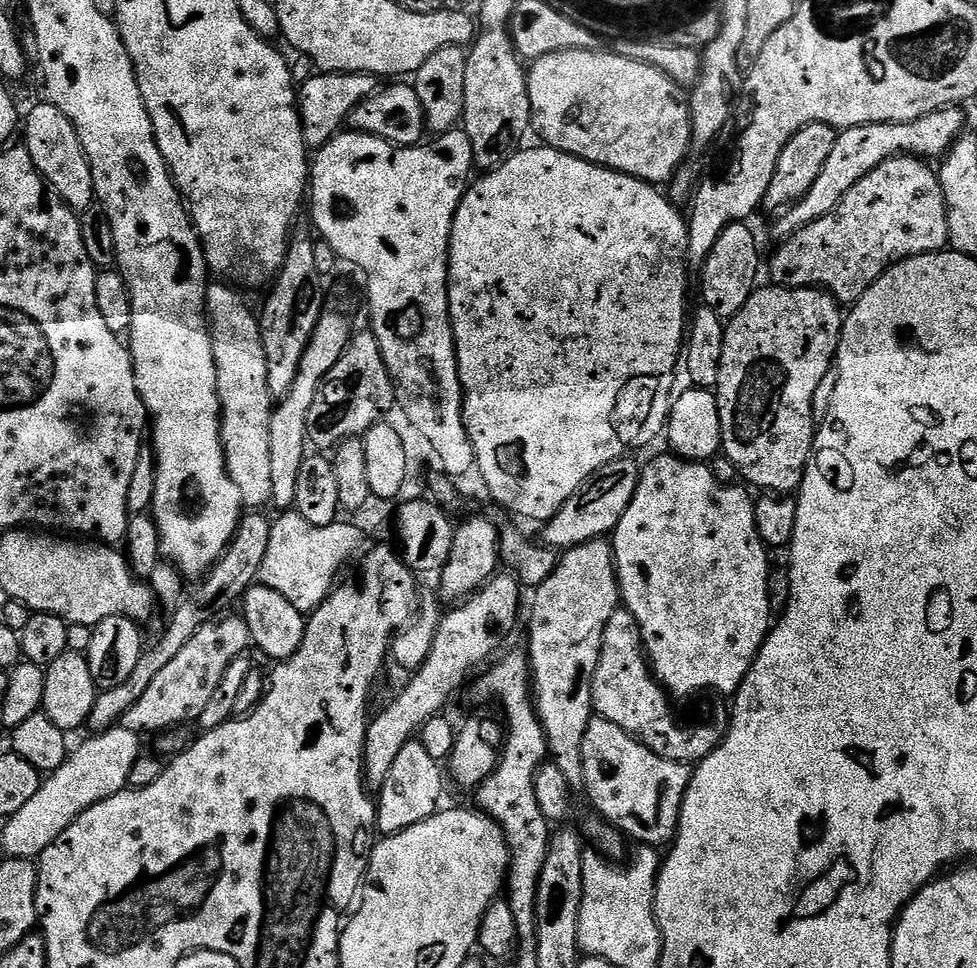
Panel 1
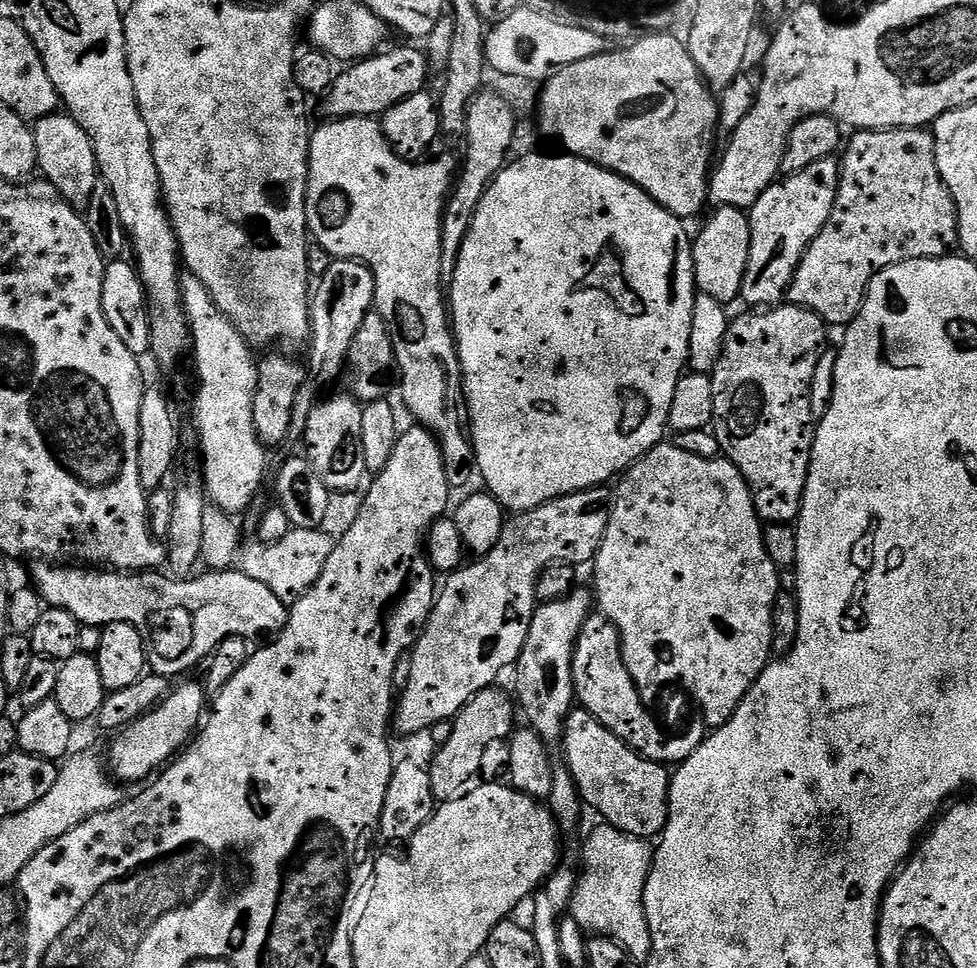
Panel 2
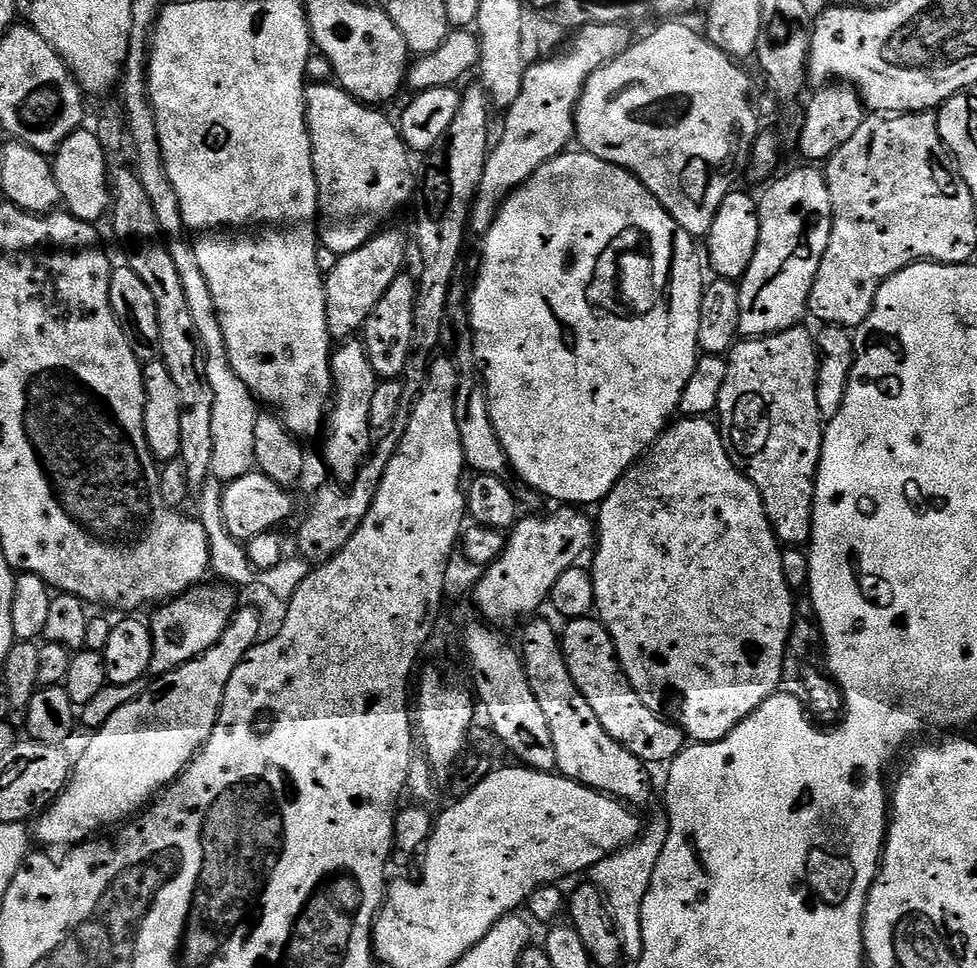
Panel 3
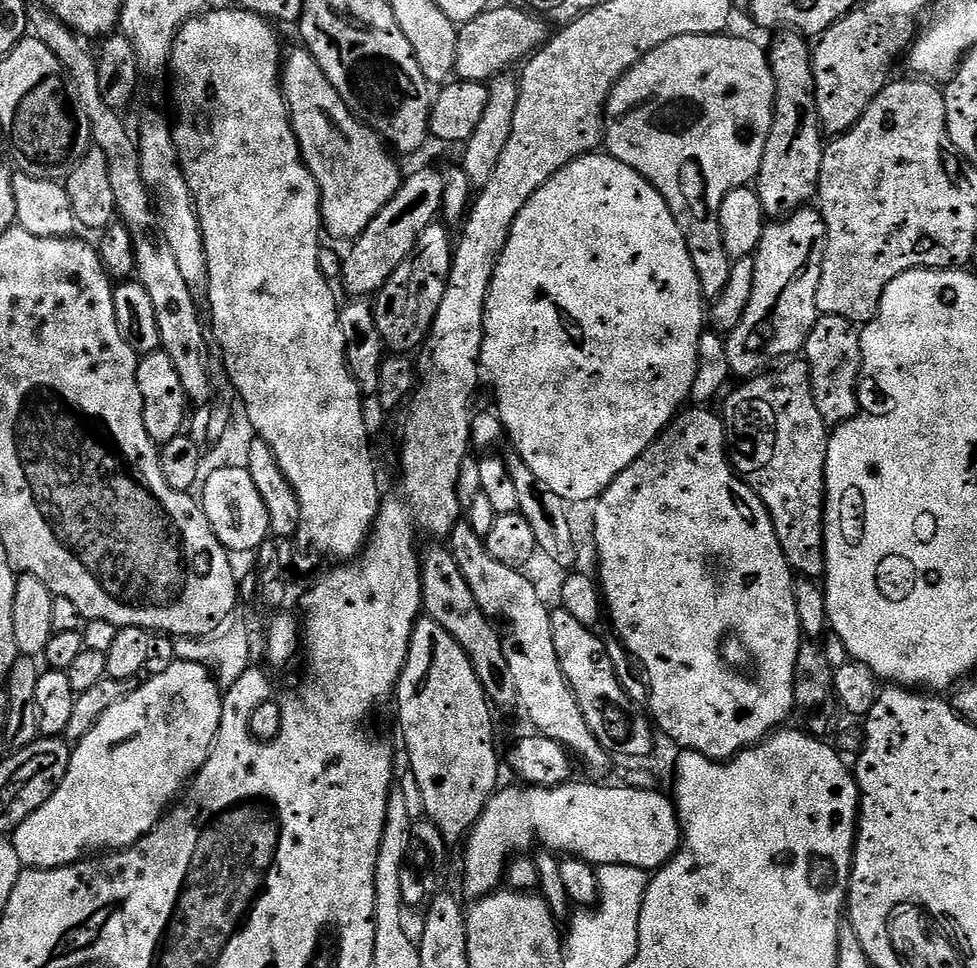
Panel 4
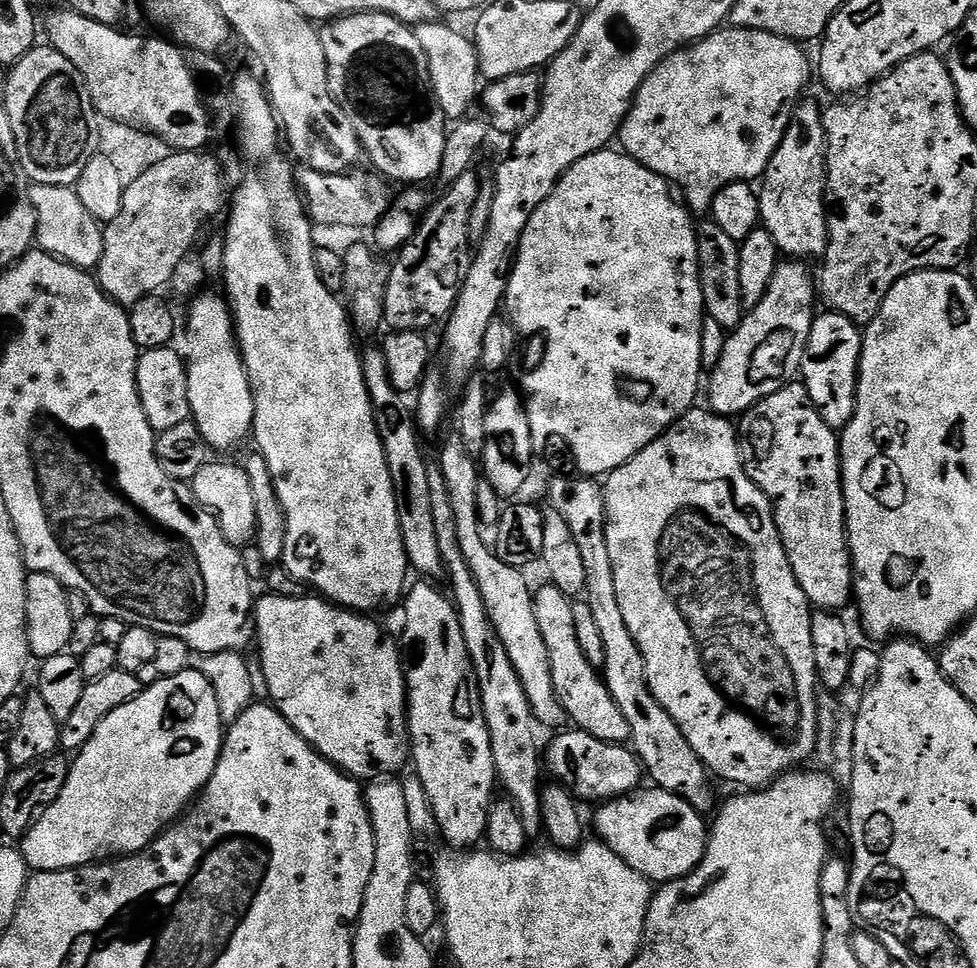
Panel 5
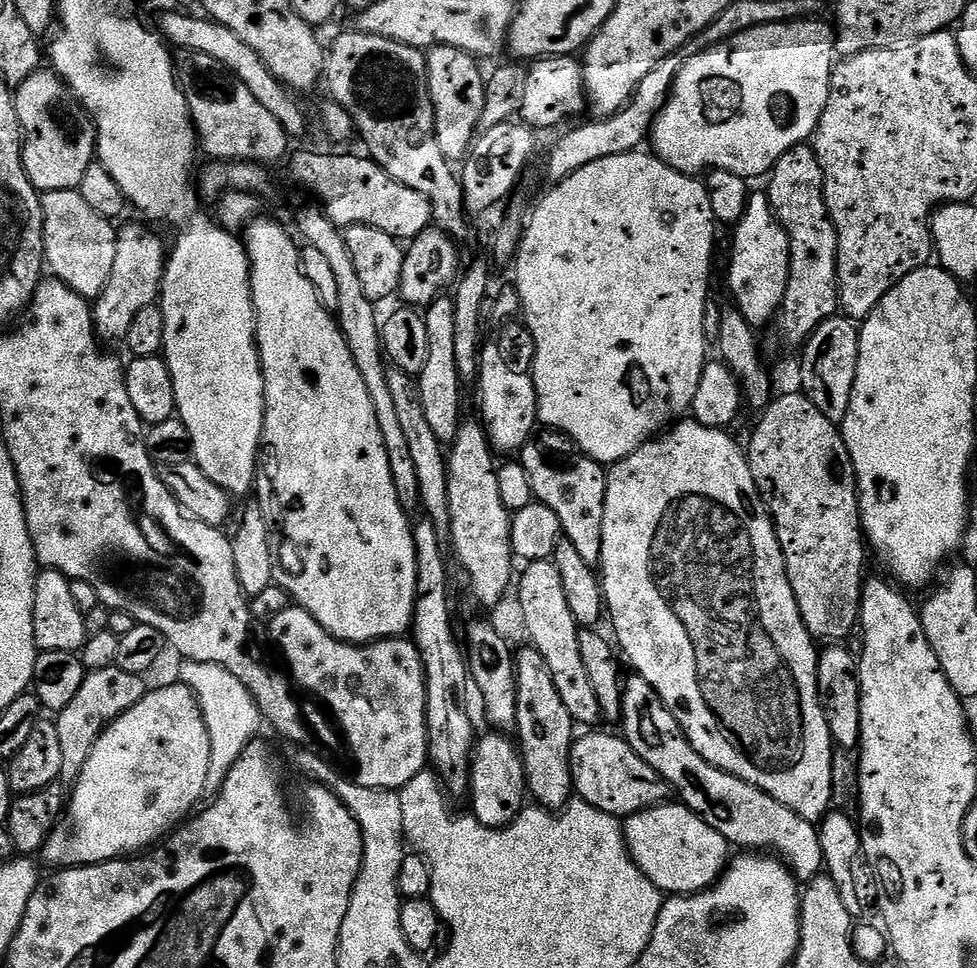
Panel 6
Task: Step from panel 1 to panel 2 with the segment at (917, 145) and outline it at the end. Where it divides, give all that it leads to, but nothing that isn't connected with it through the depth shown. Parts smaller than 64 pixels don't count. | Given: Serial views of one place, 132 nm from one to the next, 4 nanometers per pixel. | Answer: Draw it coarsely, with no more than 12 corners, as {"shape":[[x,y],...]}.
{"shape":[[835,155],[777,179],[750,209],[740,300],[785,299],[834,210]]}

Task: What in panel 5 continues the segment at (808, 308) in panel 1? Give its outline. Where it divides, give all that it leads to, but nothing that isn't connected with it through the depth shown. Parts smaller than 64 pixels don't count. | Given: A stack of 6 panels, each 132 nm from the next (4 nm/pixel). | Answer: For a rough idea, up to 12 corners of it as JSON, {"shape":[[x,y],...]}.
{"shape":[[803,383],[739,417],[813,609],[850,604],[840,438]]}

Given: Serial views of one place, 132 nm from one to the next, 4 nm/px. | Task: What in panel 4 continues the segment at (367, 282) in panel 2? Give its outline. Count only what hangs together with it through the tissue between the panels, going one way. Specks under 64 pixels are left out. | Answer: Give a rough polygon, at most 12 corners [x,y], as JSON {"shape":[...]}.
{"shape":[[420,168],[351,241],[342,285],[372,298],[441,215],[444,172]]}

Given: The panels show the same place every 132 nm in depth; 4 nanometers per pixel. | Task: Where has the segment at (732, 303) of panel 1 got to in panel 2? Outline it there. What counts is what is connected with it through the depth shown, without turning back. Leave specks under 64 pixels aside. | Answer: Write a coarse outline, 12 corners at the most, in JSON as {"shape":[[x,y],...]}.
{"shape":[[716,208],[695,233],[696,287],[740,300],[752,221]]}

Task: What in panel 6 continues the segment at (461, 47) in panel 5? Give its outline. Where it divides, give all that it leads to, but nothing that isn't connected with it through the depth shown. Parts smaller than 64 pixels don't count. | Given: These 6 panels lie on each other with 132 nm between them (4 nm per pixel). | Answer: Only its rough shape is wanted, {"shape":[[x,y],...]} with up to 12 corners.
{"shape":[[431,49],[436,141],[467,157],[480,128],[485,73],[477,57]]}

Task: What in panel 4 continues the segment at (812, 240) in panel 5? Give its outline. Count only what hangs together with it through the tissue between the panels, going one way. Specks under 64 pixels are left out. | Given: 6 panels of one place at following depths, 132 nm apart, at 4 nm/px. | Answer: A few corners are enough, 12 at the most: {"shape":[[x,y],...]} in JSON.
{"shape":[[809,41],[766,51],[774,122],[754,187],[765,217],[817,195],[826,136]]}

